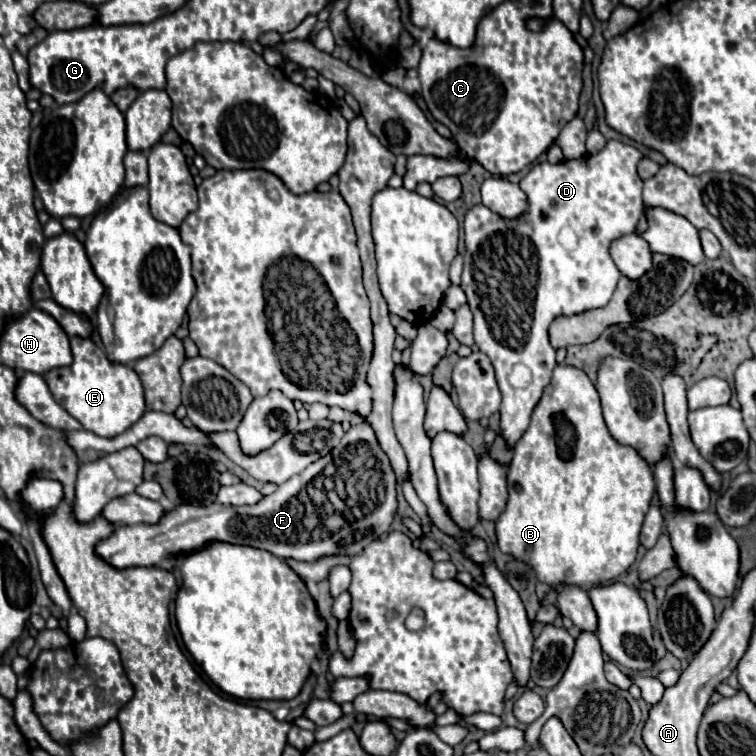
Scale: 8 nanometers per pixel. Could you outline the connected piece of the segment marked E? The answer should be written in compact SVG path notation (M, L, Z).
M72 337L74 361L68 367L52 369L44 375L56 401L76 417L86 431L92 431L104 439L114 439L130 429L146 411L144 389L130 365L108 361L106 353L90 339Z

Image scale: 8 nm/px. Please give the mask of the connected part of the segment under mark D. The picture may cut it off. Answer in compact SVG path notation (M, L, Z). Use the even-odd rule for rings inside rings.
M608 141L596 155L584 155L558 165L544 161L530 169L530 173L522 179L522 191L530 201L530 209L524 217L504 219L484 205L476 205L466 213L466 253L460 287L464 289L474 315L474 341L478 349L490 357L496 373L498 389L502 393L498 433L510 449L528 429L532 411L556 367L556 351L548 343L550 321L558 315L604 307L616 289L620 271L608 249L614 239L634 233L642 215L642 179L636 173L640 157L642 153L632 145Z

